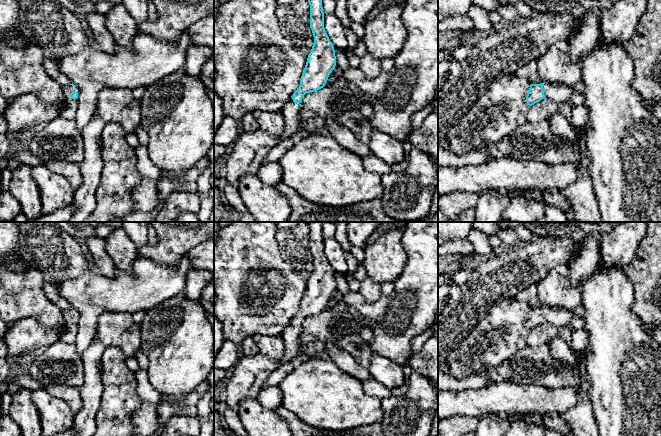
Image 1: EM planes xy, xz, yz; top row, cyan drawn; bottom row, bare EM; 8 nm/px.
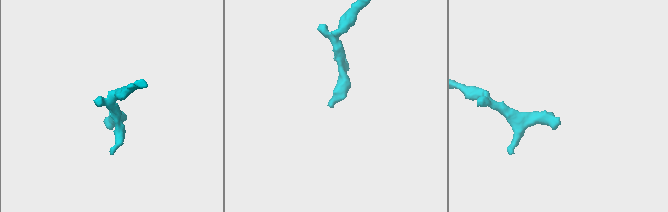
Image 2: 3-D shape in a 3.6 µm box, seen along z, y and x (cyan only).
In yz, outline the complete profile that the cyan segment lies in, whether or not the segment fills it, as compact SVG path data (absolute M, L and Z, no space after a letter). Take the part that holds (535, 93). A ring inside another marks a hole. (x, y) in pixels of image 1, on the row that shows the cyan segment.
M531 84L526 95L526 102L529 106L532 106L540 100L548 98L558 105L569 103L575 89L564 84Z

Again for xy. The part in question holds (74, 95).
M68 84L68 85L62 86L62 90L66 99L78 98L78 89L74 84Z

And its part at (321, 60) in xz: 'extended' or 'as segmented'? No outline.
extended

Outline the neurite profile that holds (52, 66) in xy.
M45 56L43 66L50 77L61 86L72 84L70 78L60 70L60 63L57 58Z

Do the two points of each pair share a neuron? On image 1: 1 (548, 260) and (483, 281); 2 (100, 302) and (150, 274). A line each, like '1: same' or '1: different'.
1: same
2: same

